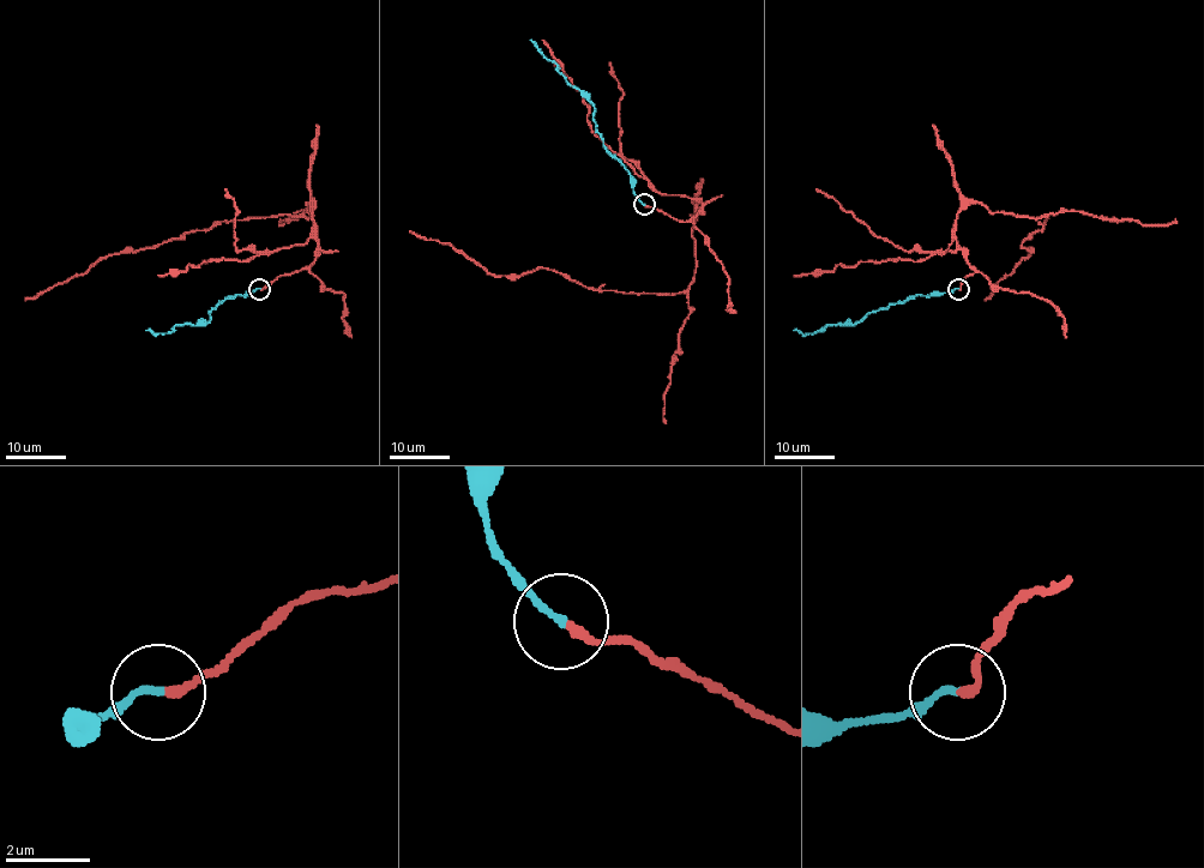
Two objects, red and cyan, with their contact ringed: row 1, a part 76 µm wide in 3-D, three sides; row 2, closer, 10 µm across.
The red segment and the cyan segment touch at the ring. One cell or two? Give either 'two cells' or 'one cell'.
one cell

